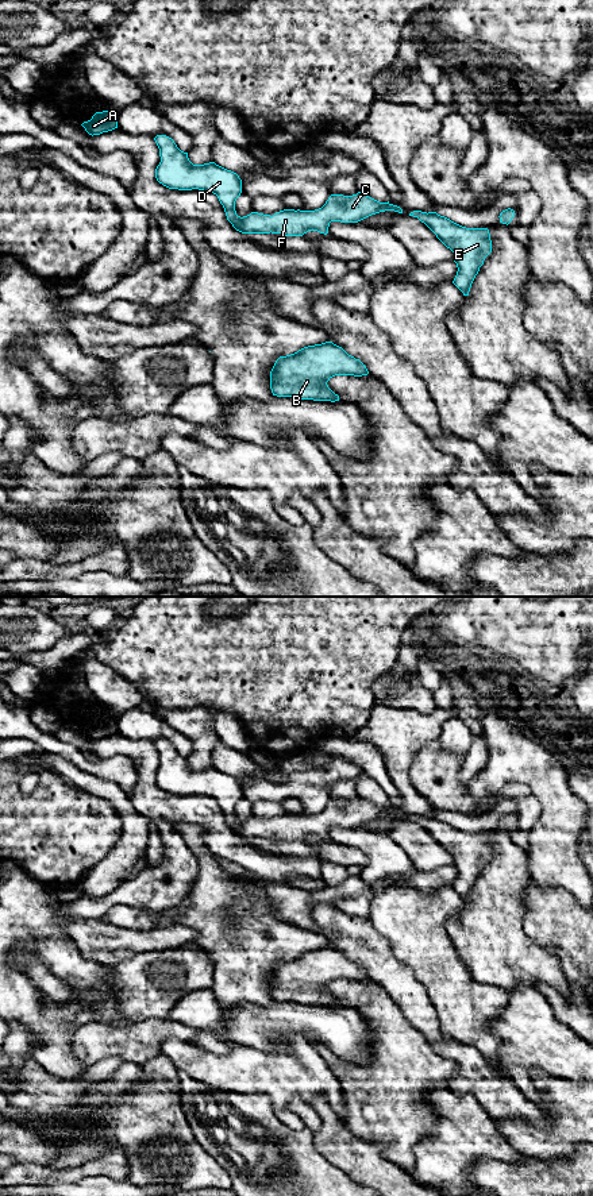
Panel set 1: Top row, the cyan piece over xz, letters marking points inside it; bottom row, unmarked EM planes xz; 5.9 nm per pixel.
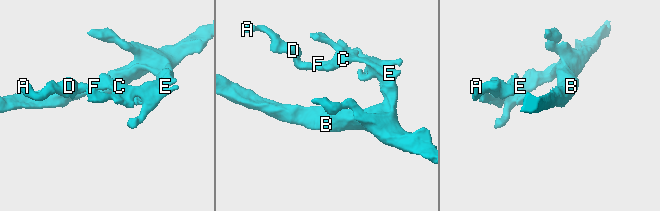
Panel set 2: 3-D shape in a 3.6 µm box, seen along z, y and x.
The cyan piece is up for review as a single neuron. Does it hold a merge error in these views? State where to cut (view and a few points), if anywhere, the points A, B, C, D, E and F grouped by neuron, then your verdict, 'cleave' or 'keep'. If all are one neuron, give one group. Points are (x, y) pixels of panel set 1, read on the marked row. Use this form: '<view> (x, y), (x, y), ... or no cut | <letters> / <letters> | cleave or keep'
no cut | A B C D E F | keep

